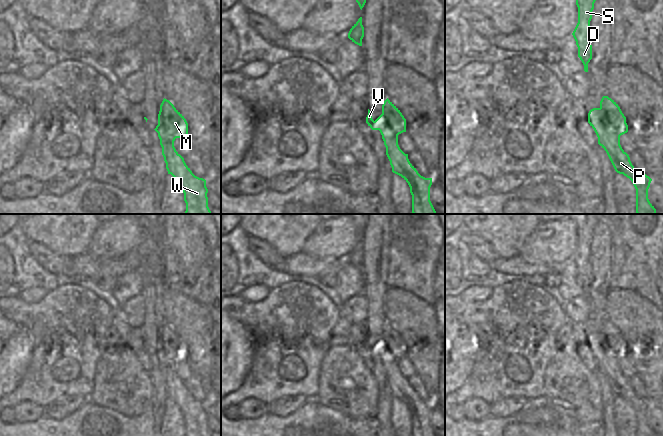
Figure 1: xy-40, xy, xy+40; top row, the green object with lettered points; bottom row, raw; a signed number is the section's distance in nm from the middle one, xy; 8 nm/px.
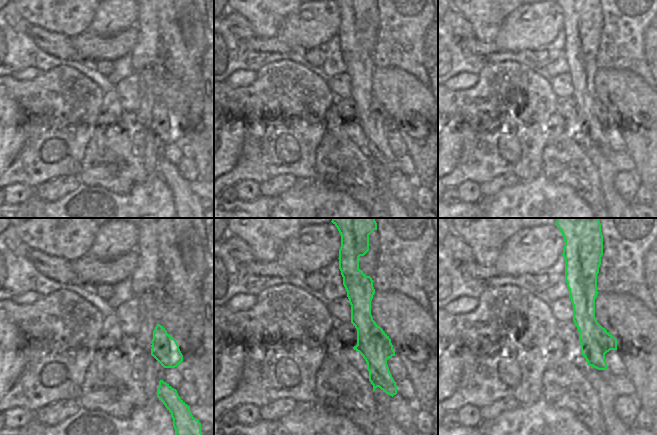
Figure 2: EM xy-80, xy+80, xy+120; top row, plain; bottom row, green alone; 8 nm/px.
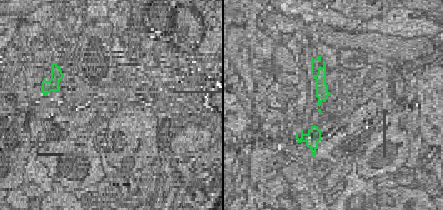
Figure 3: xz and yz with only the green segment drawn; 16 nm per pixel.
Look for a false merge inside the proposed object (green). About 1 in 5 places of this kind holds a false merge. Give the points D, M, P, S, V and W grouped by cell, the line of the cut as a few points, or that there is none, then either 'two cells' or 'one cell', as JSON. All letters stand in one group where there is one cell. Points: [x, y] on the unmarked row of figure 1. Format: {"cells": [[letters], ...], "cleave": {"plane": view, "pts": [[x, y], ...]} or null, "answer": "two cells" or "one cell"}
{"cells": [["D", "P", "S", "V", "W"], ["M"]], "cleave": {"plane": "xy-40", "pts": [[159, 337], [164, 354], [175, 362]]}, "answer": "two cells"}

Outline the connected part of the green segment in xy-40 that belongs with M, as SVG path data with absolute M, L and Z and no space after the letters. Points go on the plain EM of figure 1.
M163 323L159 338L162 339L162 347L169 360L188 362L188 347L169 324Z

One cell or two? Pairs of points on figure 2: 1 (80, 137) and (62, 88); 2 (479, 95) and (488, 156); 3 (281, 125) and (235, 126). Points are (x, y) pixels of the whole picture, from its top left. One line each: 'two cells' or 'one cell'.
1: one cell
2: one cell
3: two cells

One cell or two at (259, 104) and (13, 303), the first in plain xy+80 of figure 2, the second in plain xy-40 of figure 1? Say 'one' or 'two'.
one

